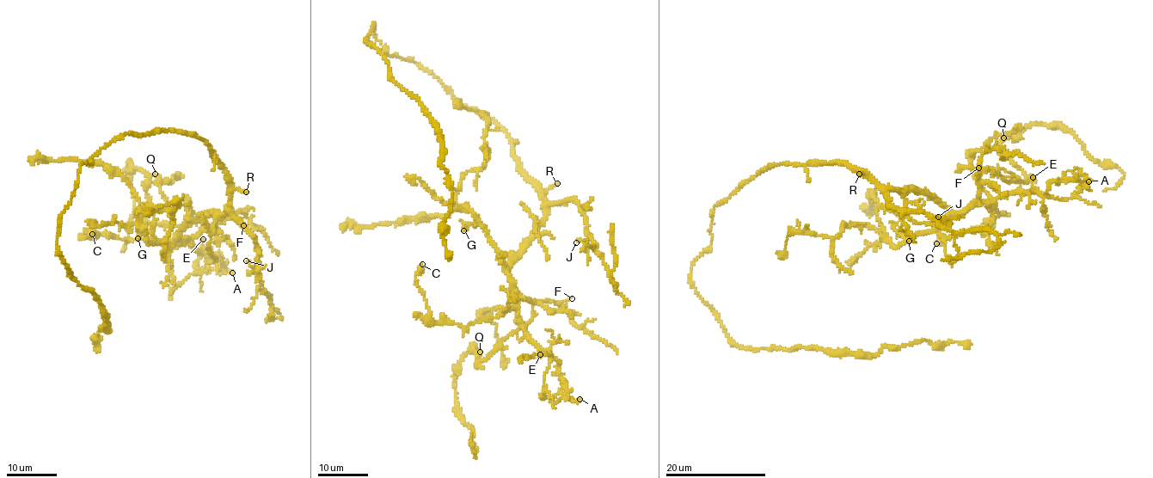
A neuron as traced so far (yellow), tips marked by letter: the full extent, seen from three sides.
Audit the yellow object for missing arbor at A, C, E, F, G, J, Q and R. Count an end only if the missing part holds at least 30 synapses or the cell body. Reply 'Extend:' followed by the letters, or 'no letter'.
Extend: R

